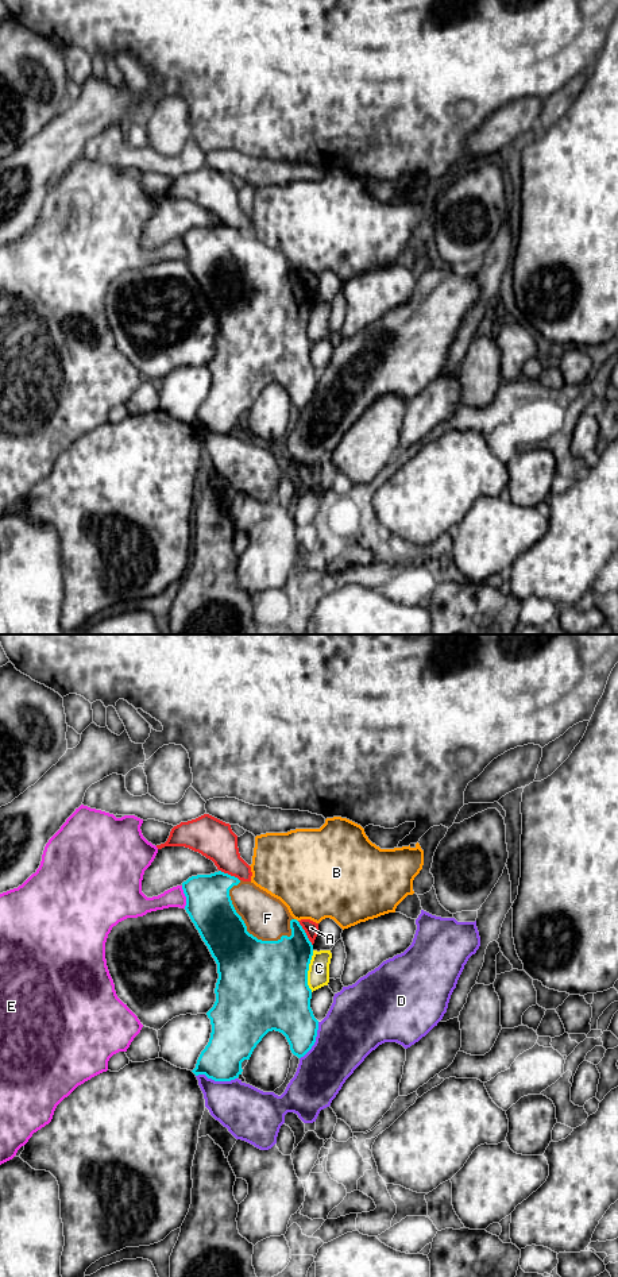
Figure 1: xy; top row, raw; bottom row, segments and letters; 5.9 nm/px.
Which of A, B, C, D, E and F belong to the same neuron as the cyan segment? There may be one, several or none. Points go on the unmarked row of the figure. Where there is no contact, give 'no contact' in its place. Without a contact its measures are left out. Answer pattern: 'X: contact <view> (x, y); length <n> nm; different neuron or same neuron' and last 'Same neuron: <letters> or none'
A: contact xy (305, 285); length 180 nm; different neuron
B: contact xy (296, 272); length 30 nm; different neuron
C: contact xy (308, 321); length 240 nm; different neuron
D: contact xy (216, 432); length 240 nm; different neuron
E: contact xy (185, 247); length 140 nm; different neuron
F: contact xy (246, 278); length 460 nm; same neuron
Same neuron: F

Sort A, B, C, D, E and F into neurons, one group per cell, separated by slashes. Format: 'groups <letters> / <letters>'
groups A / B / C / D / E / F

